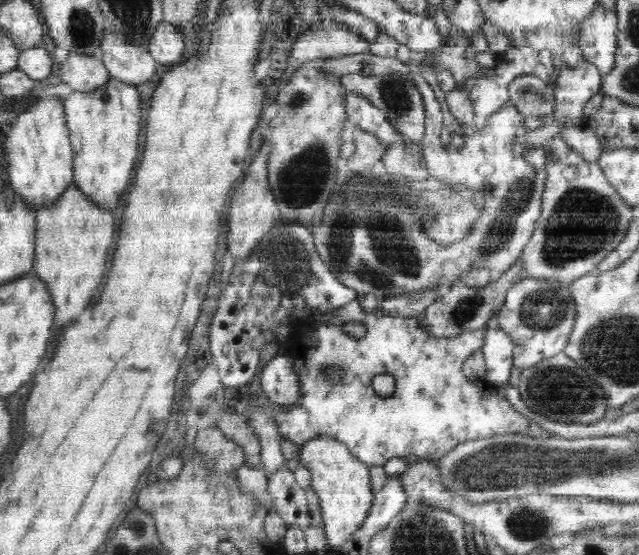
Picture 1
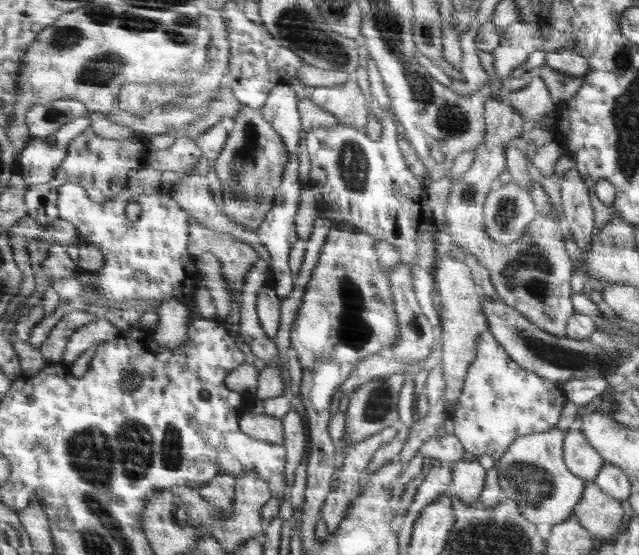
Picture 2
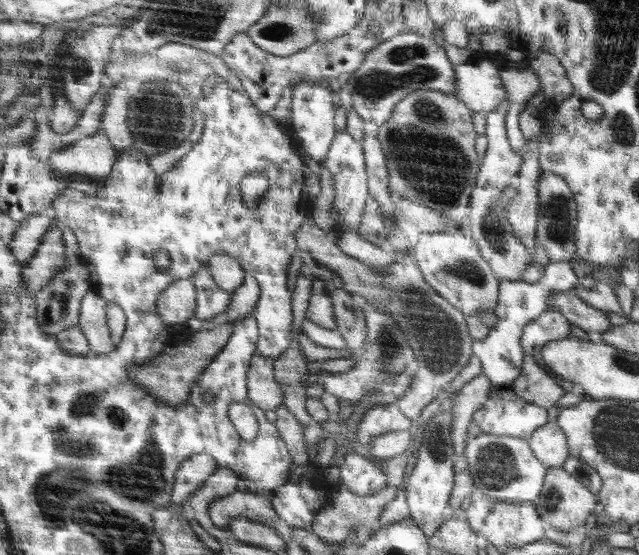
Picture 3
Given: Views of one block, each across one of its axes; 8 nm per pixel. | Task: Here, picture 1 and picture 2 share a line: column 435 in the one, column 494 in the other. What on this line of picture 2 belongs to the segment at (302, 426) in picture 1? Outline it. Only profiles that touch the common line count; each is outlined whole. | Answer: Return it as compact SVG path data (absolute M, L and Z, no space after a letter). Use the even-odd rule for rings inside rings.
M490 332L478 335L477 357L468 368L464 386L466 390L462 389L458 410L453 410L454 435L465 451L476 456L488 454L495 460L509 450L518 437L557 427L560 413L569 401L561 382L522 368Z

